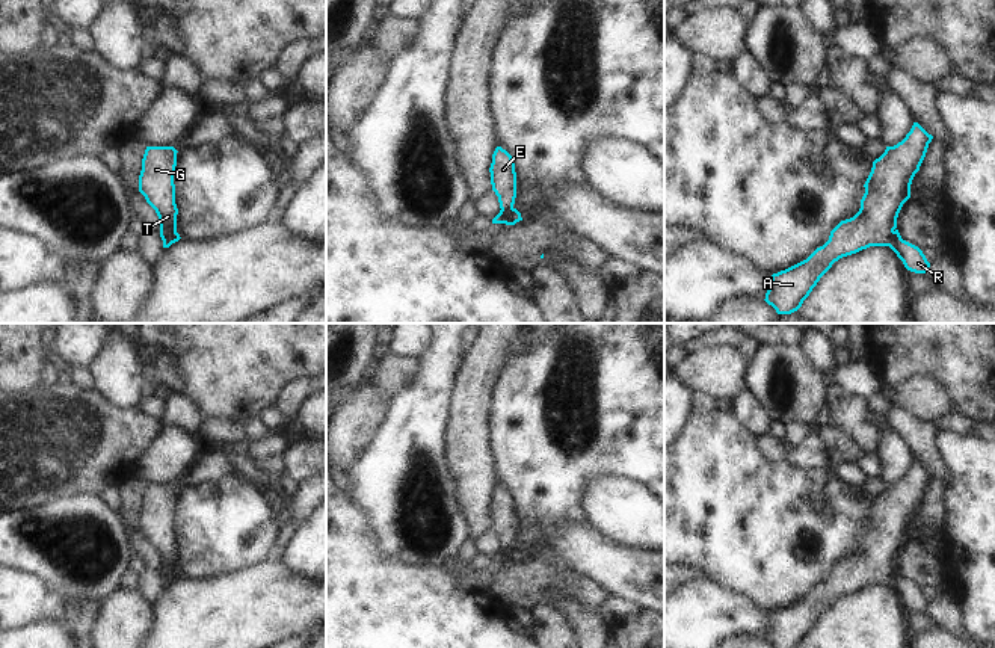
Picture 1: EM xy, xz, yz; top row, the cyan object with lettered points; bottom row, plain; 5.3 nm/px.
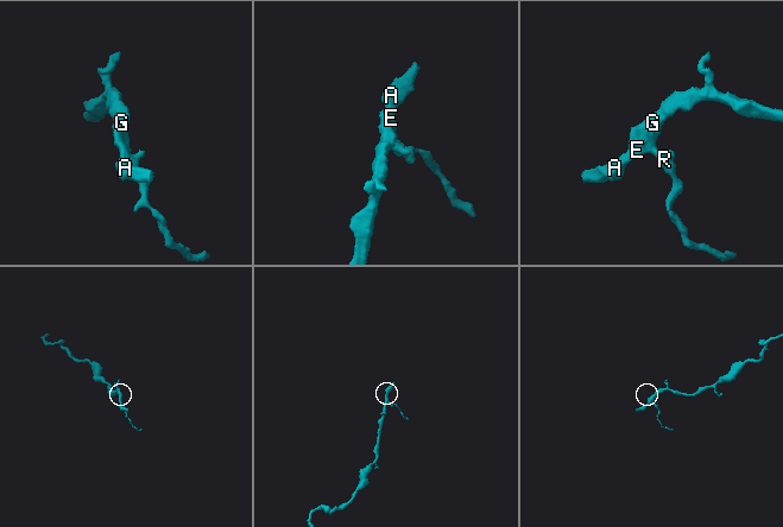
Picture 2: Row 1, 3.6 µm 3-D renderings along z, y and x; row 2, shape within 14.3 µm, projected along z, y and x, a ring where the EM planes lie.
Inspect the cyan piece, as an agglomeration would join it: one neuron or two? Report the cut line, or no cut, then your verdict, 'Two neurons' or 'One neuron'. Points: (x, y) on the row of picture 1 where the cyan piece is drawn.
Split along xy (175, 230), (162, 239). Two neurons.

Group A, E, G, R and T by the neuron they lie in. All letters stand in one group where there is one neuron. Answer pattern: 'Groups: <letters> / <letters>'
Groups: A E G T / R.

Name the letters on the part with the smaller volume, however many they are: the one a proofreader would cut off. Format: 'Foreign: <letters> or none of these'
Foreign: R

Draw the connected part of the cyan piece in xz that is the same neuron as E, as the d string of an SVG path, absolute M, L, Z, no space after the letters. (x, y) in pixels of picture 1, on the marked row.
M497 147L489 168L492 190L498 196L500 208L509 210L516 198L516 172L512 156Z

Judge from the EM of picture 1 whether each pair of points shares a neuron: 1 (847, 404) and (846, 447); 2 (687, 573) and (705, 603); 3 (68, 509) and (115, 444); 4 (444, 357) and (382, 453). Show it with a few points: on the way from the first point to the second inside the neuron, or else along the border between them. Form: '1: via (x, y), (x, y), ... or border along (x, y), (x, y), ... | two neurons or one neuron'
1: border along (832, 423), (865, 453) | two neurons
2: border along (705, 577), (687, 579), (680, 586) | two neurons
3: border along (101, 496), (62, 496), (44, 505) | two neurons
4: via (437, 381), (426, 408), (406, 429) | one neuron

